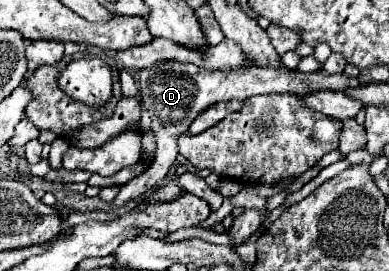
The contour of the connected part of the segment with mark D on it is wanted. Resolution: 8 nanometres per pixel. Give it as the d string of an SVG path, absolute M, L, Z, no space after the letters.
M158 63L158 67L148 67L138 71L138 83L140 83L140 95L142 95L142 107L152 117L152 133L156 139L156 151L152 157L152 163L144 173L128 181L118 197L114 199L116 207L122 207L130 199L142 197L150 187L154 187L174 165L178 157L178 135L188 133L190 123L206 111L212 103L218 101L244 101L254 95L262 93L294 93L304 95L308 91L318 89L332 89L332 91L344 91L346 87L356 87L358 79L350 79L344 73L342 75L328 75L324 71L314 73L300 73L290 69L262 69L262 67L242 67L242 71L206 71L204 67L194 67L194 63Z

